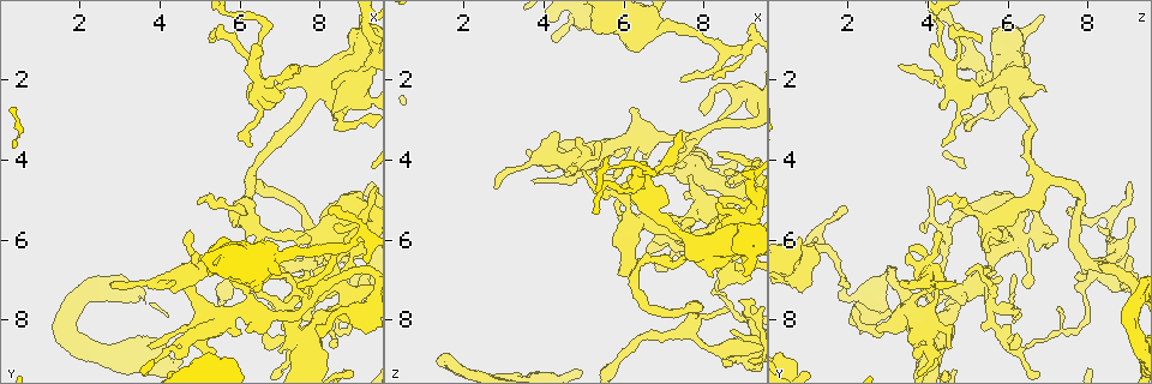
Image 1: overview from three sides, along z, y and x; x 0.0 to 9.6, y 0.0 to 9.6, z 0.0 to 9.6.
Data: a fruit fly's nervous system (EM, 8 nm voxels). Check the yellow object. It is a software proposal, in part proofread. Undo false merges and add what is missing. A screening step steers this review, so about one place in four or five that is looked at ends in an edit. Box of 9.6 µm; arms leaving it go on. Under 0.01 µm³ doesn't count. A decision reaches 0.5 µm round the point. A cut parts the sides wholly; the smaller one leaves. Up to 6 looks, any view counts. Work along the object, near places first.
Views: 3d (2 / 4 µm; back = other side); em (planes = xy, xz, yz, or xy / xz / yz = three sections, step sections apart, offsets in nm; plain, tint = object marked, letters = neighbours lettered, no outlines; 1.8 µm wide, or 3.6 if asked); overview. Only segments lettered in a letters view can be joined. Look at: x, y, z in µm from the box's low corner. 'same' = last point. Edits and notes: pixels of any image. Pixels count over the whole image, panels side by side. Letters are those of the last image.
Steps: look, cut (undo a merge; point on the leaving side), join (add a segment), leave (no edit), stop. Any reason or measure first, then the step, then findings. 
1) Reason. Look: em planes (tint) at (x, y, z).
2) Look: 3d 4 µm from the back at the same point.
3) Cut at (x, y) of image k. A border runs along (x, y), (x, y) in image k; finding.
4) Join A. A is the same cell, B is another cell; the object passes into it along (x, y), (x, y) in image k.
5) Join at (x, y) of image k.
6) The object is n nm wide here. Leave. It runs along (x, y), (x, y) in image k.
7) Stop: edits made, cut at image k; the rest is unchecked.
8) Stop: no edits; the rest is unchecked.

Branch stops here. Look: 3d 2 µm at (4.15, 7.25, 3.40).

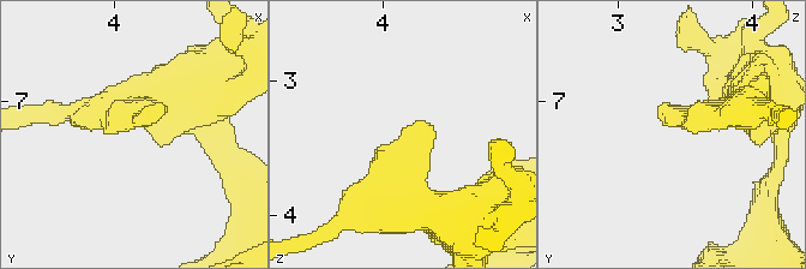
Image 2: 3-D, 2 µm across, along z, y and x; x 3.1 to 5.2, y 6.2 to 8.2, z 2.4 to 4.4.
Look: em yz step 16 (letters) at (4.08, 7.18, 3.42).

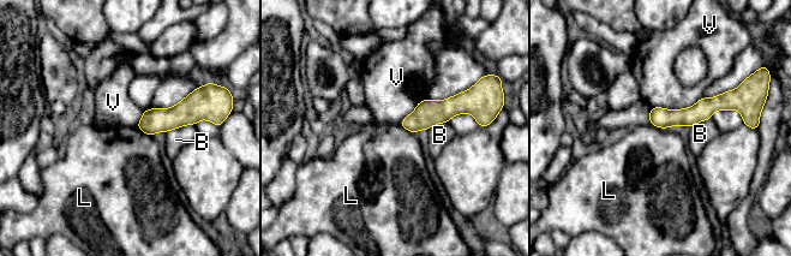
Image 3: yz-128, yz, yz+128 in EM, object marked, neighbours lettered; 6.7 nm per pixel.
Look: em planes (letters) at the same point.

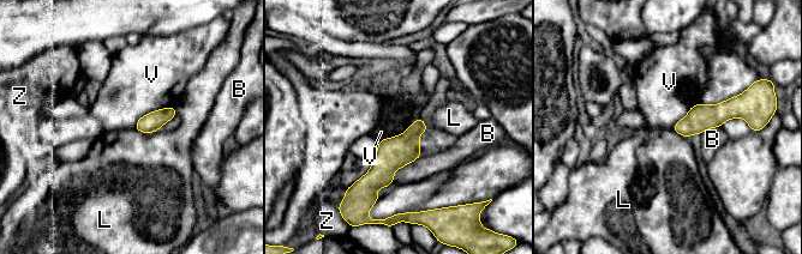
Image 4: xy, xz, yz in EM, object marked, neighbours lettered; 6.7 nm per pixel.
The longest contact is with B, 420 nm. Leave. B, L, V and Z are other cells; a border runs along (425, 121), (416, 119), (393, 137) in image 4; none of them fits.

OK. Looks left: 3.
Arms part here. Look: em xy step 16 (letters) at (8.45, 6.15, 1.30).

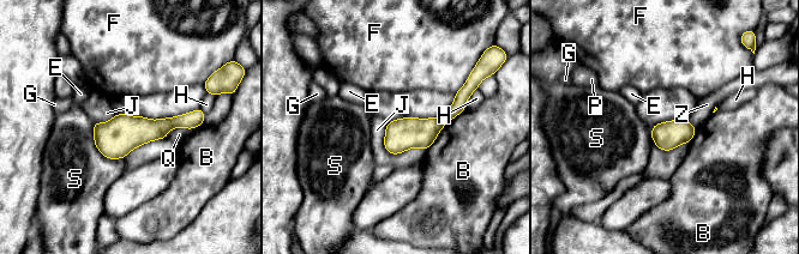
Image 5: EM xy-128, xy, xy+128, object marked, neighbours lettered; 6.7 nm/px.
The object is 190 nm wide here. Cut at (408, 132) of image 5. B, E, F, G, H, J, P, Q, S and Z are other cells; a border runs along (439, 118), (446, 122) in image 5; a second neuron is stuck on.

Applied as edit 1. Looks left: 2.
Stop: edits made, cut at image 5; the rest is unchecked.

